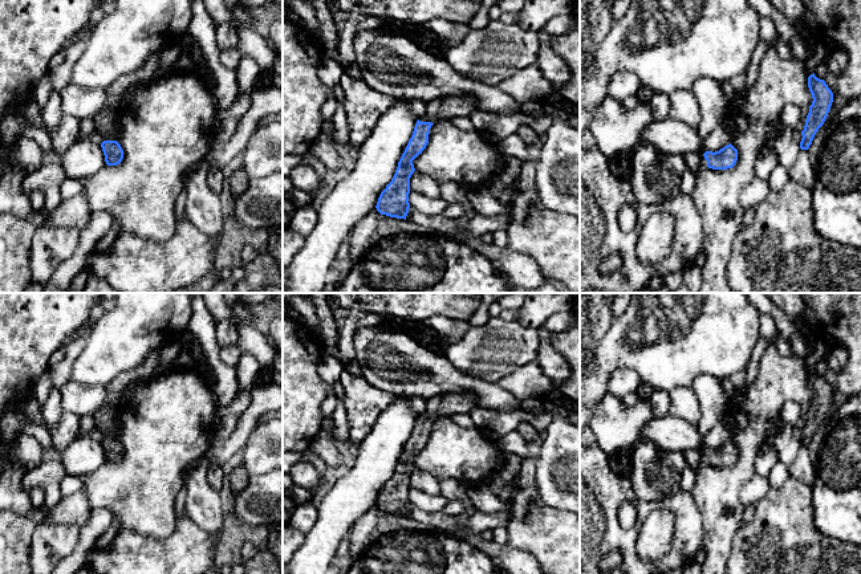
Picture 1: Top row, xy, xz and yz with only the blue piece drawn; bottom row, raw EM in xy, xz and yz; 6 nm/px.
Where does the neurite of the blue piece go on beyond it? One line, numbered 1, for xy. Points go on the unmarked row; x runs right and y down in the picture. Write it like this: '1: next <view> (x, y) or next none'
1: next none

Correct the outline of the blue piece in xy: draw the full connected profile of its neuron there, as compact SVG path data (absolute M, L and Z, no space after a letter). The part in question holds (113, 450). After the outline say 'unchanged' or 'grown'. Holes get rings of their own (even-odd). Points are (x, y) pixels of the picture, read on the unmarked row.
M103 437L101 440L107 463L117 463L123 456L123 447L117 437Z; unchanged

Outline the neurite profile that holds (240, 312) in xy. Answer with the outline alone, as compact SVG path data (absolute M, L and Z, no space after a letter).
M239 301L233 308L232 308L232 317L240 323L244 319L251 318L251 312L249 312L249 305Z

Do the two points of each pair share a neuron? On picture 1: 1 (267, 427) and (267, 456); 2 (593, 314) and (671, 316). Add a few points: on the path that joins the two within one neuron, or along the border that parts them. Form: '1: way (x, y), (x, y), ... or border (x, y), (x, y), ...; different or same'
1: way (267, 434), (267, 450); same
2: border (614, 320), (598, 347); different

